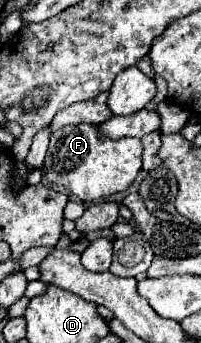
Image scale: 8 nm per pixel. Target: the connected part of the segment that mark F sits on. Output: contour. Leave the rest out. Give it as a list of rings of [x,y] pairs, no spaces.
[[[91,123],[65,125],[51,133],[45,157],[47,179],[51,183],[63,185],[71,195],[79,197],[81,201],[87,203],[101,201],[109,195],[125,191],[133,183],[133,179],[141,171],[141,153],[143,153],[141,139],[129,137],[115,141],[105,137],[103,133],[99,135],[97,127]]]

